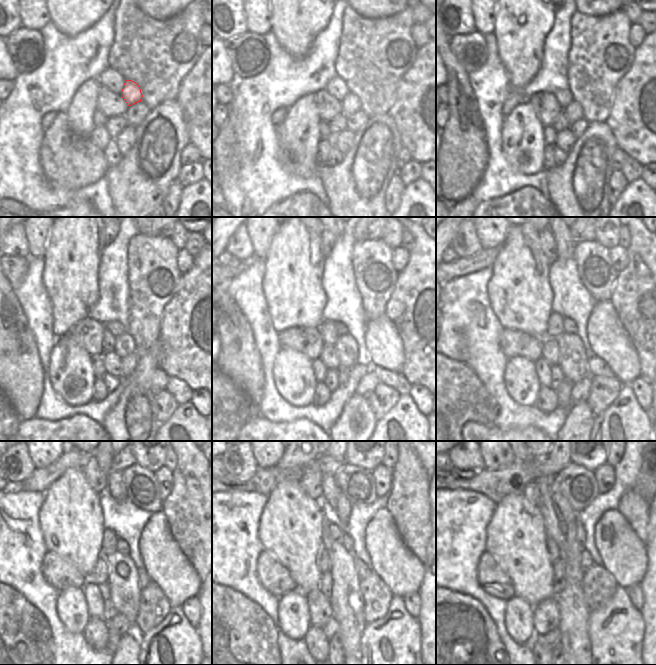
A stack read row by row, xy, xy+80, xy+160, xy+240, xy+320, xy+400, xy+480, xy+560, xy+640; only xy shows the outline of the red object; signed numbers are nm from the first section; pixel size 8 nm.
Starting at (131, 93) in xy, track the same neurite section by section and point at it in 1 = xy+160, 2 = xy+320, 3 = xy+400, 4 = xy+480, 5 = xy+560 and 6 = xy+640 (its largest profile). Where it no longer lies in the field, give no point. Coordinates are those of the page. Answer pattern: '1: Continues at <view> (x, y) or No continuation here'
1: Continues at xy+160 (574, 112)
2: Continues at xy+320 (346, 346)
3: Continues at xy+400 (572, 358)
4: Continues at xy+480 (123, 580)
5: Continues at xy+560 (346, 600)
6: Continues at xy+640 (574, 612)

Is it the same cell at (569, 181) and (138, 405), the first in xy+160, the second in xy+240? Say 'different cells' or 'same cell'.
same cell

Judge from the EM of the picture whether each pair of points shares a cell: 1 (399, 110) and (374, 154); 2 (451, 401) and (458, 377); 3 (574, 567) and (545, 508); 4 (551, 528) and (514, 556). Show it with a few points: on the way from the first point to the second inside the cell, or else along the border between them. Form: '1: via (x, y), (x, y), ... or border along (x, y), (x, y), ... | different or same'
1: border along (387, 113), (394, 121), (401, 141) | different
2: via (451, 395), (453, 383) | same
3: border along (564, 536), (565, 539) | different
4: border along (538, 509), (542, 517), (544, 532), (548, 536) | different

